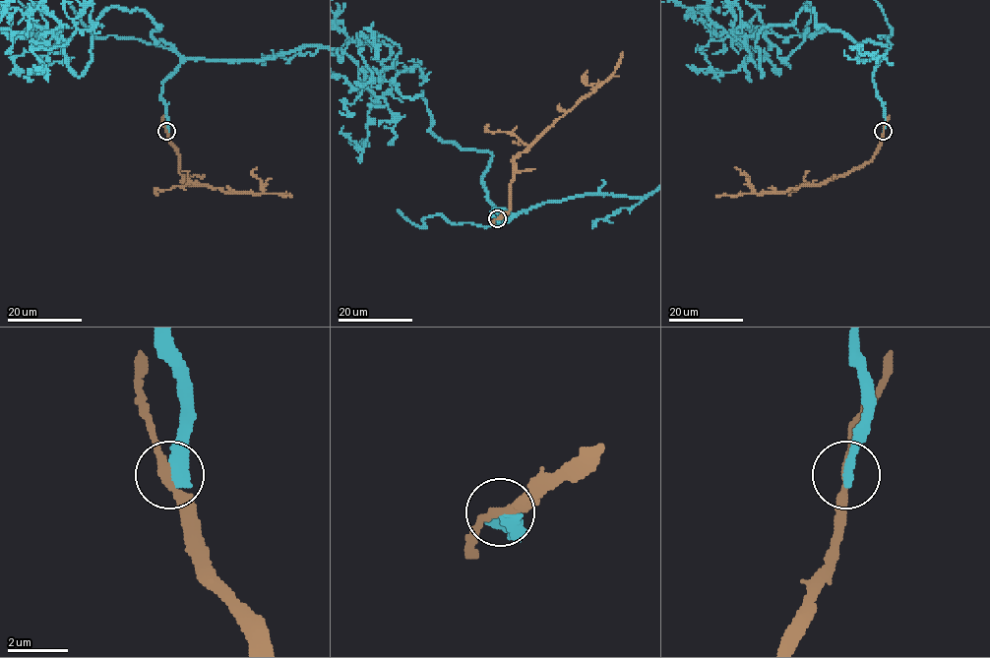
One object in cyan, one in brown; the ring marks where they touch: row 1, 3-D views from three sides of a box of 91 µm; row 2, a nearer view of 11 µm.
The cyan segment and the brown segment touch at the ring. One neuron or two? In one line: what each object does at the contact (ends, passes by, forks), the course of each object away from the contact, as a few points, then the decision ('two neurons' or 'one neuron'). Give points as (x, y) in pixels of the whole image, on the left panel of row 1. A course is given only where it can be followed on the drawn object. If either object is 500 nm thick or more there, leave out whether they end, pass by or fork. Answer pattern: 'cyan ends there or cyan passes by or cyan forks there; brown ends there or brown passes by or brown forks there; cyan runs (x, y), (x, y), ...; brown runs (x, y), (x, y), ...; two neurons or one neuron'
cyan ends there; brown passes by; cyan runs (166, 131), (162, 83), (180, 58), (138, 39), (92, 37); brown runs (166, 131), (185, 183), (208, 184), (225, 192), (292, 197); one neuron

